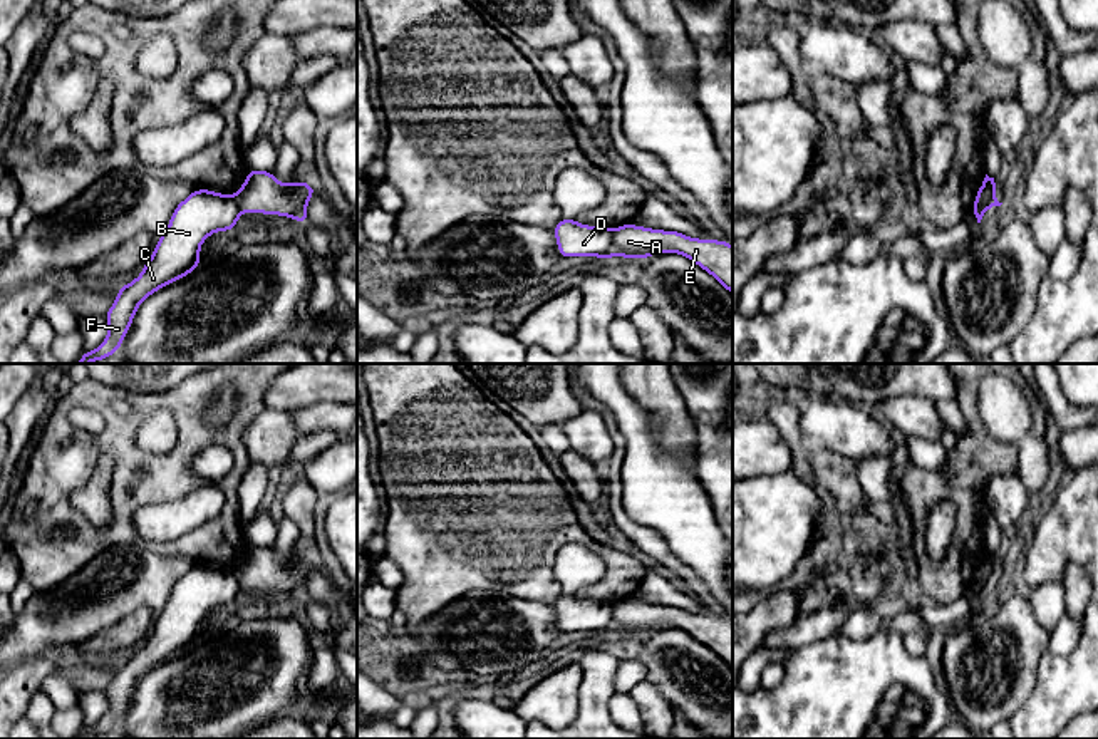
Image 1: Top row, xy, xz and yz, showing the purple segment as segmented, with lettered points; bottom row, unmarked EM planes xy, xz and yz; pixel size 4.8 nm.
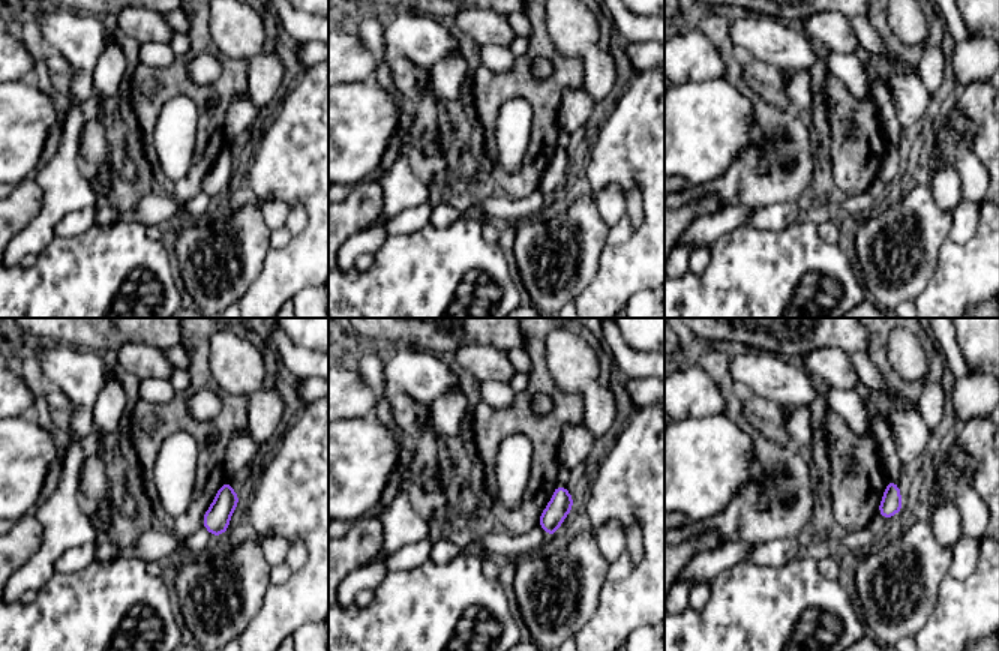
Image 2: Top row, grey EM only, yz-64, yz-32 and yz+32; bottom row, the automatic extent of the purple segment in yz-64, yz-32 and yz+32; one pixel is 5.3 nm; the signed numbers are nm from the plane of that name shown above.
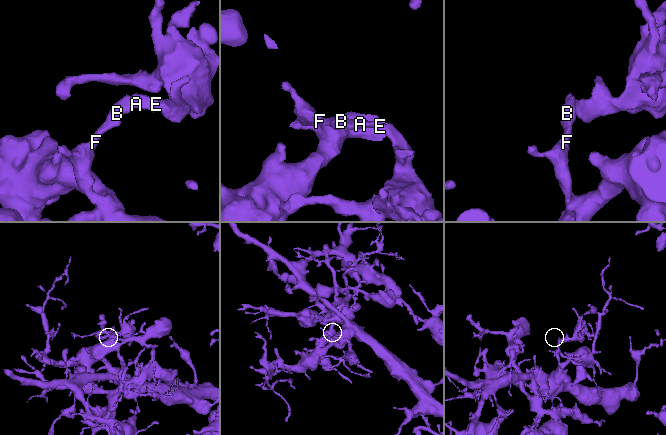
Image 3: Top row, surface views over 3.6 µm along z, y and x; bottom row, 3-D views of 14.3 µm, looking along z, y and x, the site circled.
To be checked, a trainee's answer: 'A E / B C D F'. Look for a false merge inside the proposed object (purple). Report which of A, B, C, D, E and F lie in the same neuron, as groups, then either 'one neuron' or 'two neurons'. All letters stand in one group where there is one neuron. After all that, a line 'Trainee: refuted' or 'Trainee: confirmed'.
A E / B C D F | two neurons
Trainee: confirmed

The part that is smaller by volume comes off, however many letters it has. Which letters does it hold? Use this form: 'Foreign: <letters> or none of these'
Foreign: A, E

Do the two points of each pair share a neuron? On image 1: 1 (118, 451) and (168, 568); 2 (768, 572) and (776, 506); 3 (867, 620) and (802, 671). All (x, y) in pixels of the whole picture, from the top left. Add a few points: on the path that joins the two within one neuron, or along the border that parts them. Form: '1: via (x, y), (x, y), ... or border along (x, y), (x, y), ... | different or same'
1: border along (163, 553), (186, 557), (193, 563) | different
2: via (768, 555), (768, 523) | same
3: border along (882, 625), (864, 639), (839, 635) | different

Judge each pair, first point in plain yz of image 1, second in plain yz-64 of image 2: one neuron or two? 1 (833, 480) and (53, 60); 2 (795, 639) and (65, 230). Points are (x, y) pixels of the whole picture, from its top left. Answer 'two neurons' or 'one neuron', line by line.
1: one neuron
2: one neuron

